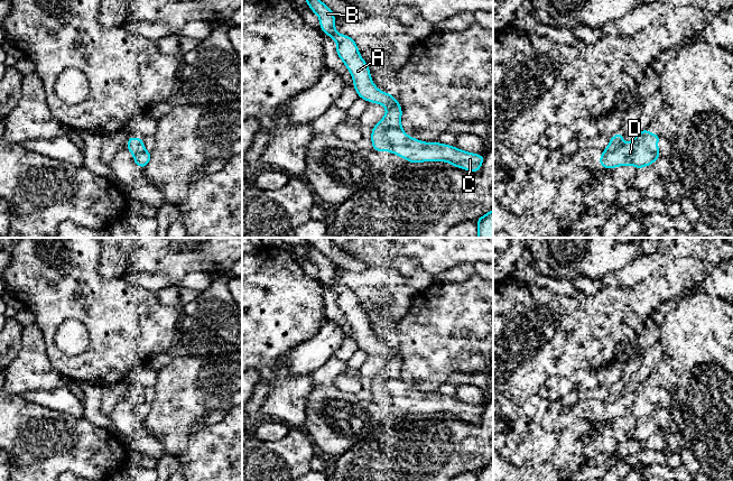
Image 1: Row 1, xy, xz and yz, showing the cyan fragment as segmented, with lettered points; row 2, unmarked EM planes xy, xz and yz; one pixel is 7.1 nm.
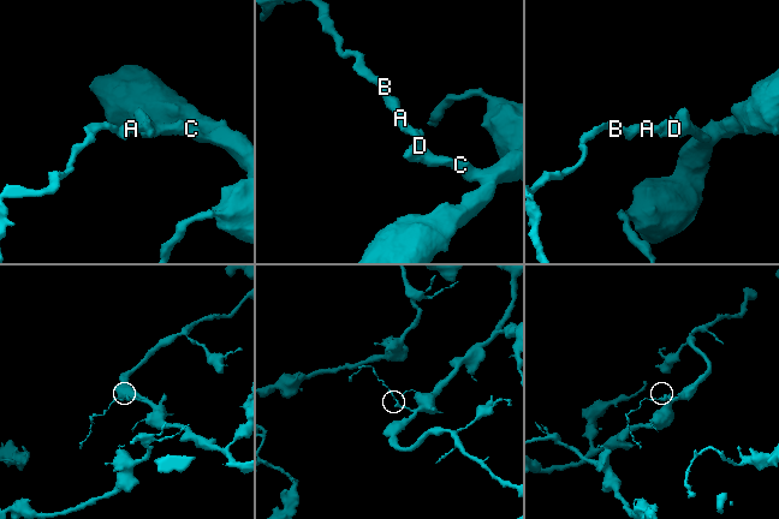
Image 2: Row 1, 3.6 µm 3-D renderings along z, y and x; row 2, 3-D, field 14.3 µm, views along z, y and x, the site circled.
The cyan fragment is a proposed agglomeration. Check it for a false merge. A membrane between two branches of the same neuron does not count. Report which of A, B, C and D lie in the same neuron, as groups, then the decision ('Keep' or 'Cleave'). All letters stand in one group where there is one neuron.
Groups: A B / C D. Cleave

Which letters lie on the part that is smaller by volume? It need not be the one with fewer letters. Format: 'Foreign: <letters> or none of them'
Foreign: A, B

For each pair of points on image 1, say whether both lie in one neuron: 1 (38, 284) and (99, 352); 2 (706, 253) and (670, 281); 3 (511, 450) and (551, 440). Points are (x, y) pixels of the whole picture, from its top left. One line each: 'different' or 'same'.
1: same
2: different
3: same

